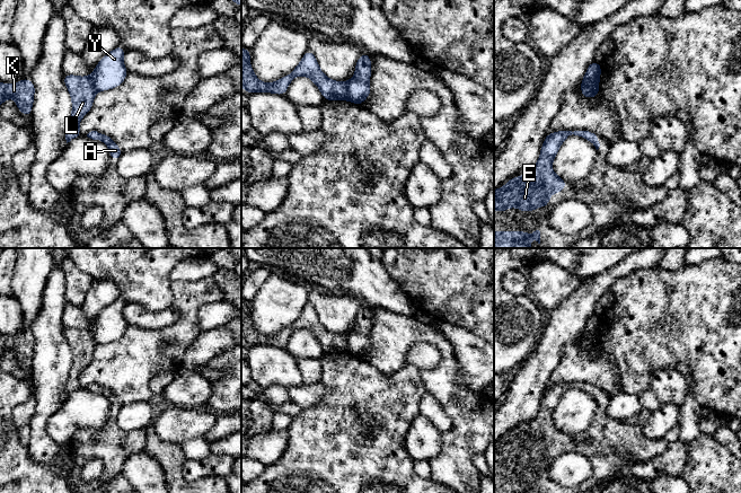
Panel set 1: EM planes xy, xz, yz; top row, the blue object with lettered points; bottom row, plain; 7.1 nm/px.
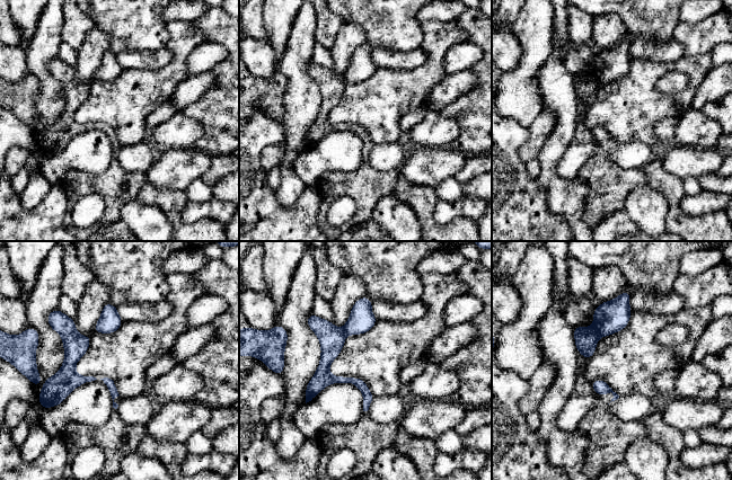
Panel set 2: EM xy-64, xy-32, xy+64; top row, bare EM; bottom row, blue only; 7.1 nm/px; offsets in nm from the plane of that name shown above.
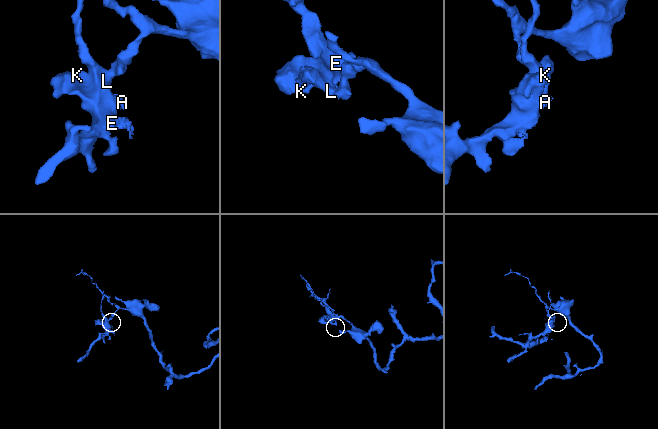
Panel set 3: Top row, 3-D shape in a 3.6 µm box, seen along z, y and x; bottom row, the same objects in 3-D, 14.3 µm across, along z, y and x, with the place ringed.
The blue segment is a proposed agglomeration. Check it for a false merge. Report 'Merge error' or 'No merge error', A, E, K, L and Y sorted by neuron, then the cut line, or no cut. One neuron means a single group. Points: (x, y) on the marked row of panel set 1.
Merge error. Groups: A E K L / Y. Split along xz (345, 82), (347, 99)

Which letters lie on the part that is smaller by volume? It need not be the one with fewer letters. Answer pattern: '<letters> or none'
A, E, K, L

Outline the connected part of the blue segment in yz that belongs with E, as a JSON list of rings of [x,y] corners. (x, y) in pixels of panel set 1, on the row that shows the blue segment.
[[[593,132],[548,133],[539,160],[535,164],[536,169],[530,175],[519,175],[517,179],[510,177],[503,188],[494,191],[494,211],[508,211],[510,206],[517,206],[519,211],[535,211],[539,206],[548,206],[549,195],[561,193],[566,187],[566,181],[558,177],[550,167],[562,143],[572,134],[589,140],[597,150],[600,147],[599,135]]]

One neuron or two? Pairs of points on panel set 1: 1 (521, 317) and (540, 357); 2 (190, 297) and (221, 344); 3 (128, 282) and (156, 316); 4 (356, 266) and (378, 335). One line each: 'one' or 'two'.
1: two
2: two
3: two
4: two

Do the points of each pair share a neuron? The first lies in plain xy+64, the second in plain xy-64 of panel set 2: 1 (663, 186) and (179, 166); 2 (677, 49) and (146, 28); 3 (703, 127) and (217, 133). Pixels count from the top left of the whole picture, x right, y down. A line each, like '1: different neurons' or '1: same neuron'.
1: different neurons
2: different neurons
3: different neurons

